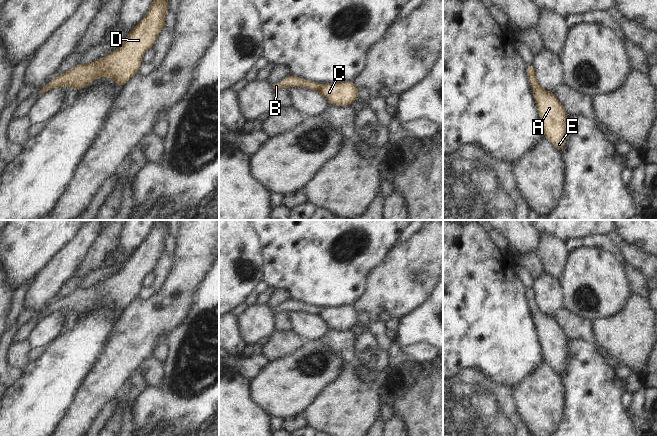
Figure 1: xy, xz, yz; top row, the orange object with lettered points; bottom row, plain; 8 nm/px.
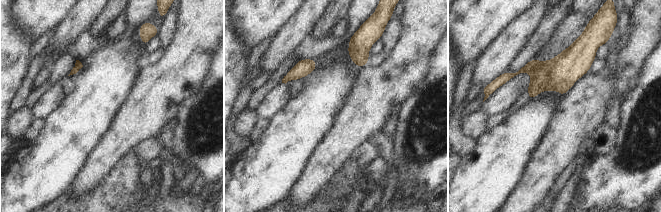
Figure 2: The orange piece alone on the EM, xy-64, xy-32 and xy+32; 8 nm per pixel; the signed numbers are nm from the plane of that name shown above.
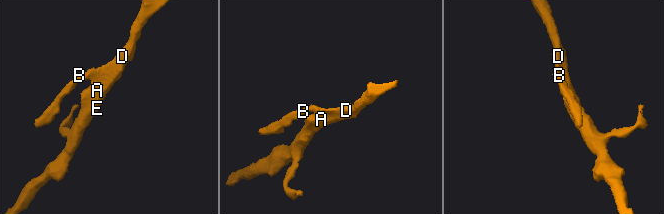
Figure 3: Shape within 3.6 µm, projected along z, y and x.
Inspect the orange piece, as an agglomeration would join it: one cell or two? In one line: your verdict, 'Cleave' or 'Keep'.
Keep

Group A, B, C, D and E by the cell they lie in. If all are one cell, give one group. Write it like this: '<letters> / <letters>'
A B C D E

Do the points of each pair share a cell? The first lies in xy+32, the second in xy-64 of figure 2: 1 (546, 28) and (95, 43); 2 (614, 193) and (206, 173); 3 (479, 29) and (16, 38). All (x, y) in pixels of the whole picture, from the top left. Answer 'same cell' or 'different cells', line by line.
1: different cells
2: same cell
3: different cells

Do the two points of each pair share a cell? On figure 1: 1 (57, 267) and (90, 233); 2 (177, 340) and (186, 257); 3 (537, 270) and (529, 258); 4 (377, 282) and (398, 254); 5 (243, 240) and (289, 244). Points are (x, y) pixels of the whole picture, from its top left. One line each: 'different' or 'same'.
1: same
2: different
3: same
4: same
5: different

